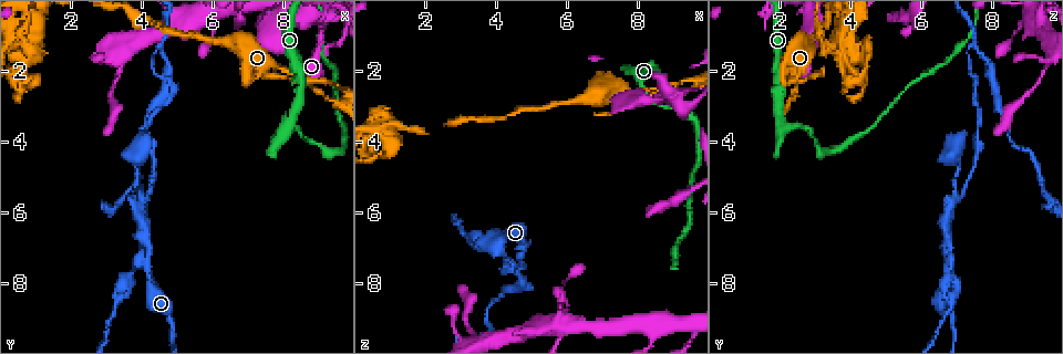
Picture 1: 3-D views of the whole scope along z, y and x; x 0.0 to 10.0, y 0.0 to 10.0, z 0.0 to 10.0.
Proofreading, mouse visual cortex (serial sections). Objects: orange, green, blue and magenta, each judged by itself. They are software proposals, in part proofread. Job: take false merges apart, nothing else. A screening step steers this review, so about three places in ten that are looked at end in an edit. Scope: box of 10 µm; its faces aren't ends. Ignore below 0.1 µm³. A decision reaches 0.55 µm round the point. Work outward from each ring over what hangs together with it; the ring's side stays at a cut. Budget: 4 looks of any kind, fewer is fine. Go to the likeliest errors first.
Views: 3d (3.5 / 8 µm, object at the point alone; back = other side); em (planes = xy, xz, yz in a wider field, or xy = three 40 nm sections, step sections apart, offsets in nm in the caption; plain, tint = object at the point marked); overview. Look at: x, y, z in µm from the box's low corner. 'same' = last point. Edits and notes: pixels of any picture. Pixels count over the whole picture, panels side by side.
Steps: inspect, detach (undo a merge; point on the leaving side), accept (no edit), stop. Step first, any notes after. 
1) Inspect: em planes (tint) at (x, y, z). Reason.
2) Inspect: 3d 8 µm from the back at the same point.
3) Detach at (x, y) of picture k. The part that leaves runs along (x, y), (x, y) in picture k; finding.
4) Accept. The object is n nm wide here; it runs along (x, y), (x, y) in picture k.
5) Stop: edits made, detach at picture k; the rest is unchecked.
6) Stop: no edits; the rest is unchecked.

Inspect: 3d 8 µm at (8.70, 2.45, 2.50). Arms run side by side.

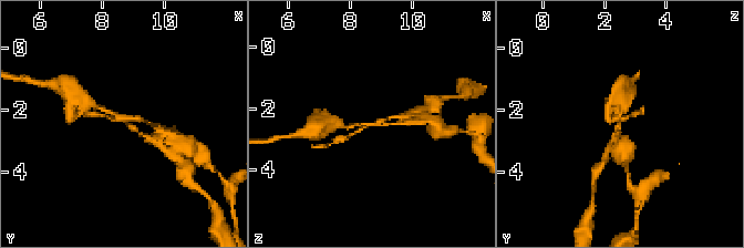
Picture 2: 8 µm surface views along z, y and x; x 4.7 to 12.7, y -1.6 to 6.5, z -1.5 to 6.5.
Inspect: em planes (tint) at the same point. Now the EM.

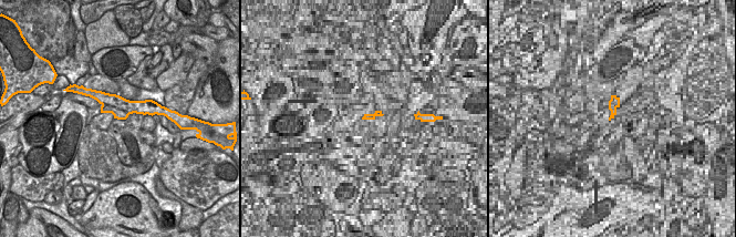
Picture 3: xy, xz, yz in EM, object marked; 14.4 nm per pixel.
Detach at (171, 153) of picture 2. A second cell is stuck on.

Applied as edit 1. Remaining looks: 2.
Inspect: 3d 3.5 µm at (4.15, 7.55, 6.75). Three arms meet.

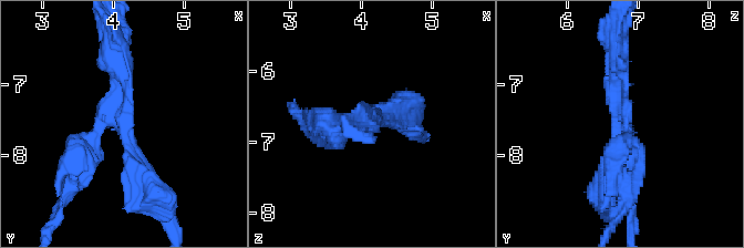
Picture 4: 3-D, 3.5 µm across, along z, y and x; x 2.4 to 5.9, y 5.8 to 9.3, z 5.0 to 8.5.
Inspect: em xy step 5 (tint) at (4.15, 7.60, 6.75). 3 arms meet here; the arms are 200, 200, 300 nm wide; now the EM.

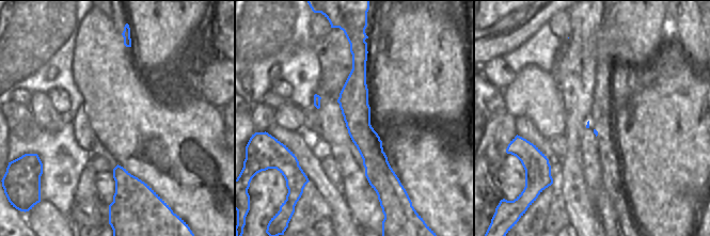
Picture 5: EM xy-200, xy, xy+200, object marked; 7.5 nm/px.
Detach at (632, 150) of picture 4. A second cell is stuck on.

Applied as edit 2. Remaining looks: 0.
Stop: edits made, detach at picture 2, detach at picture 4; the rest is unchecked.

